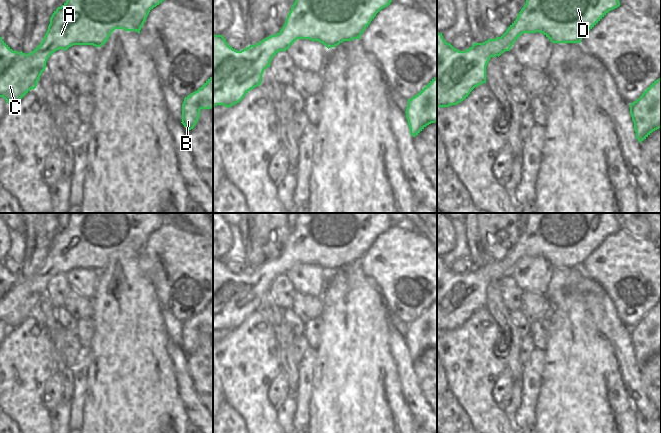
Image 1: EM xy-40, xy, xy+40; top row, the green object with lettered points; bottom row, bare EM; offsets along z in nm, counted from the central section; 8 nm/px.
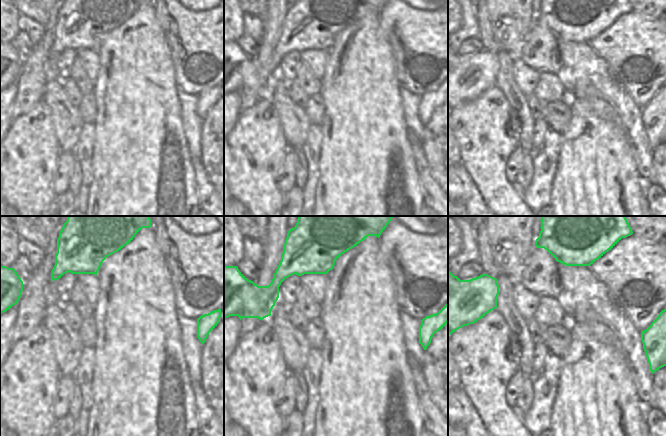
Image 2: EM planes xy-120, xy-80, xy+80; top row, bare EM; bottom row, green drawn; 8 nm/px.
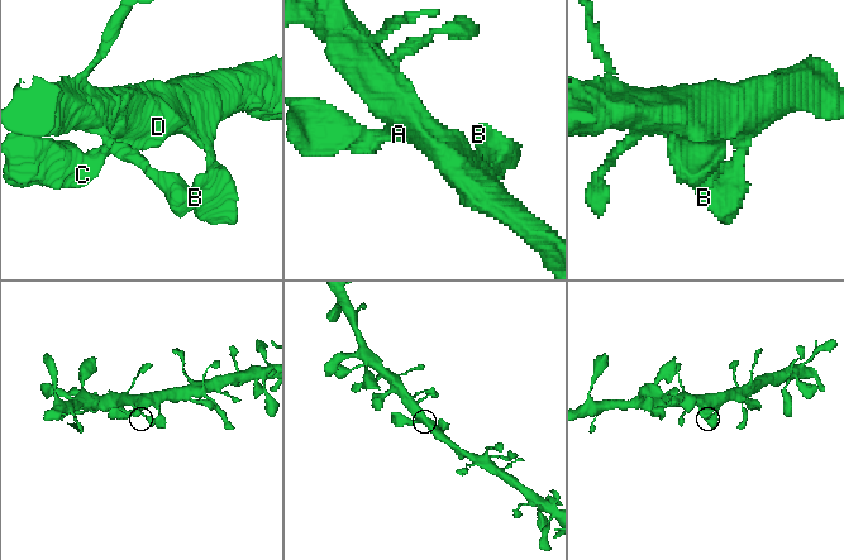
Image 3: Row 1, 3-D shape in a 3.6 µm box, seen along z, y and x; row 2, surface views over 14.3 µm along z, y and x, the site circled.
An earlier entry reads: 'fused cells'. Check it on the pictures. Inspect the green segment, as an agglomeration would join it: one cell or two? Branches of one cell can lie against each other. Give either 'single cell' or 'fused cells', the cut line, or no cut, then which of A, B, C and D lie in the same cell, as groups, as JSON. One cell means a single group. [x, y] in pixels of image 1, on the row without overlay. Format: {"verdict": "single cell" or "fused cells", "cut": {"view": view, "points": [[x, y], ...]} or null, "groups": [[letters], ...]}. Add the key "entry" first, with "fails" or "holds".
{"entry": "fails", "verdict": "single cell", "cut": null, "groups": [["A", "B", "C", "D"]]}

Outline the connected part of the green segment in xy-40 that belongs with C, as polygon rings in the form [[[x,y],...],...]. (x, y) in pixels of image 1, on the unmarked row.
[[[70,213],[68,224],[54,235],[42,266],[31,277],[13,275],[0,261],[0,321],[9,329],[13,329],[31,313],[35,313],[46,292],[48,282],[59,273],[66,275],[73,269],[101,271],[115,253],[137,255],[139,258],[150,234],[162,227],[165,222],[161,213]]]

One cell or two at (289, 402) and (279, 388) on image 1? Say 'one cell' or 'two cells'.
two cells

